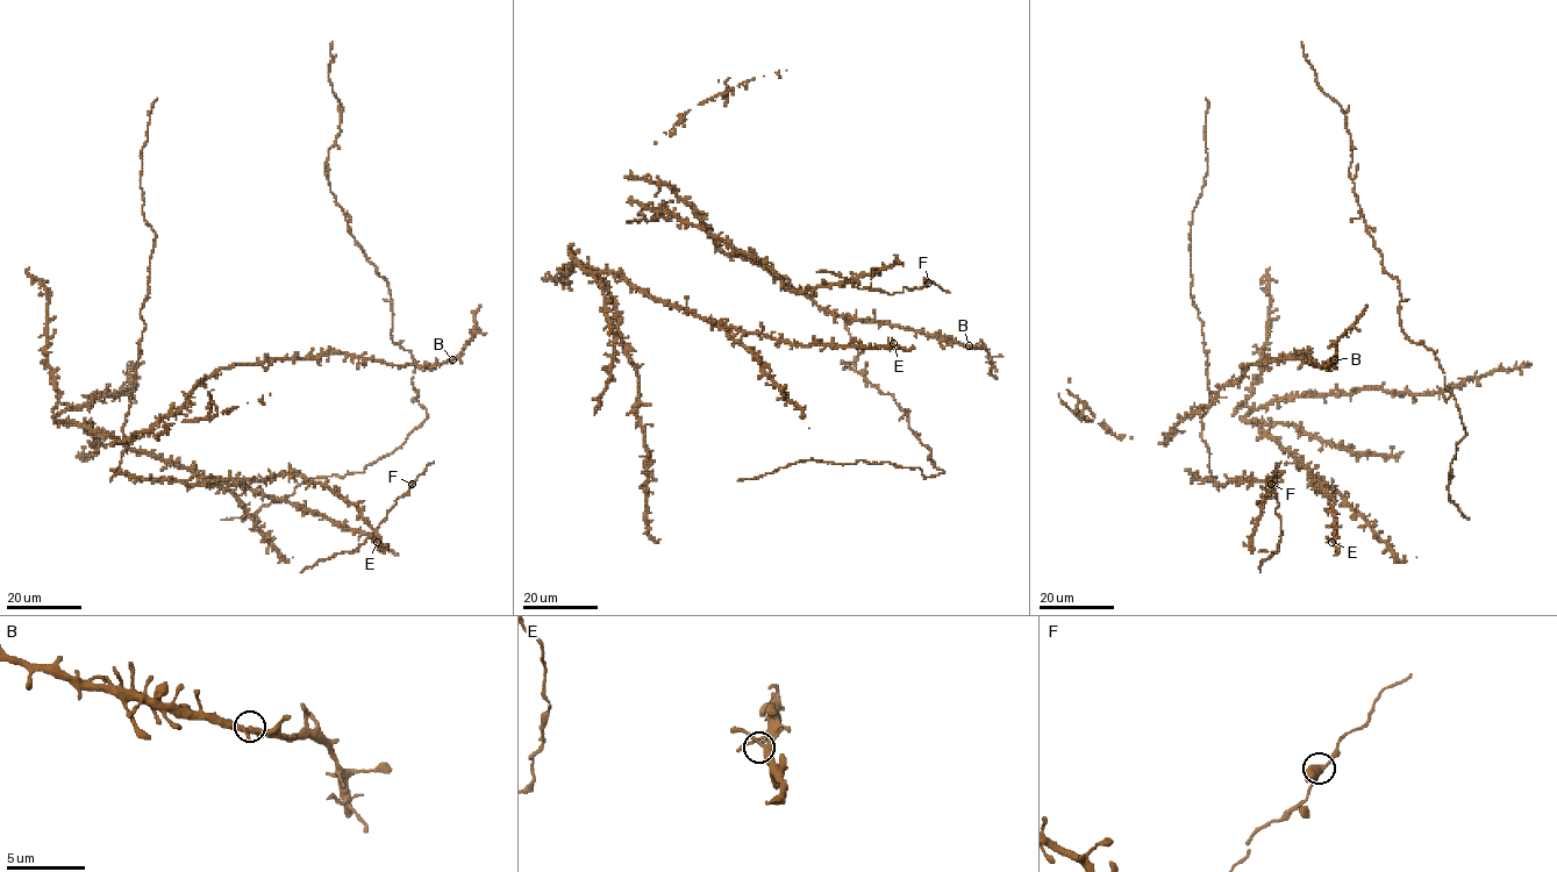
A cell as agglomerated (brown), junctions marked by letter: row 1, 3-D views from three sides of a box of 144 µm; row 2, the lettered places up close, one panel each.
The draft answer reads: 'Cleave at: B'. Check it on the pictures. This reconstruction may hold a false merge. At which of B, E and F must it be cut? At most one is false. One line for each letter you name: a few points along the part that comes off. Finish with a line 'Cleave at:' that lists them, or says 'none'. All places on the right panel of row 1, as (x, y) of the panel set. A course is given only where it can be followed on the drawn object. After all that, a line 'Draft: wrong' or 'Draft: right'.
Cleave at: none
Draft: wrong

